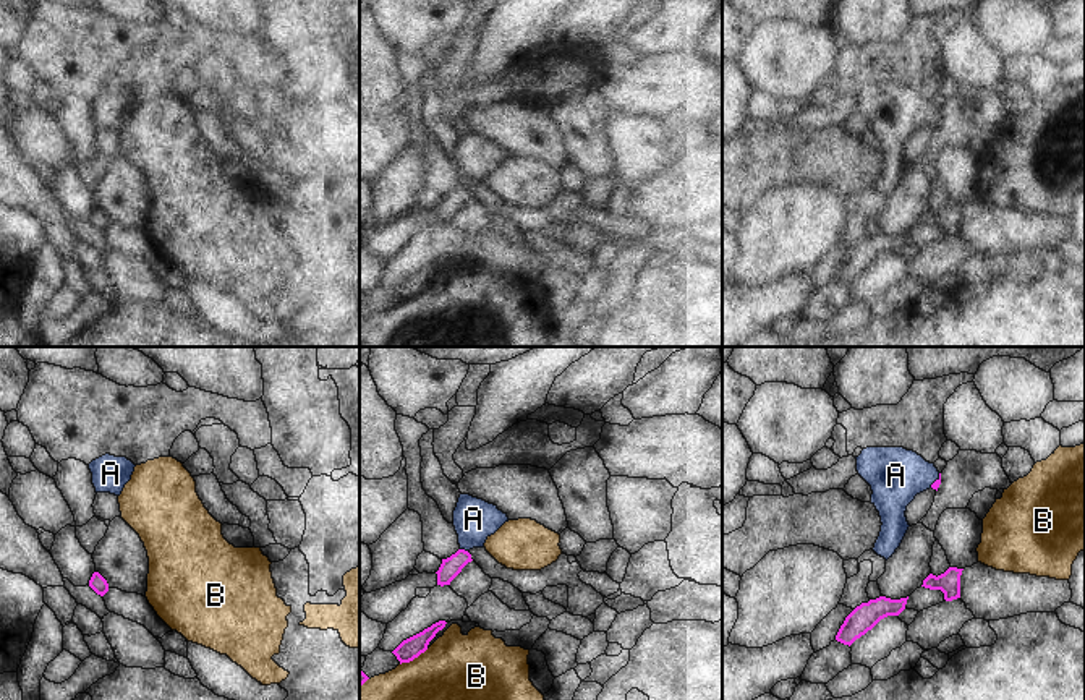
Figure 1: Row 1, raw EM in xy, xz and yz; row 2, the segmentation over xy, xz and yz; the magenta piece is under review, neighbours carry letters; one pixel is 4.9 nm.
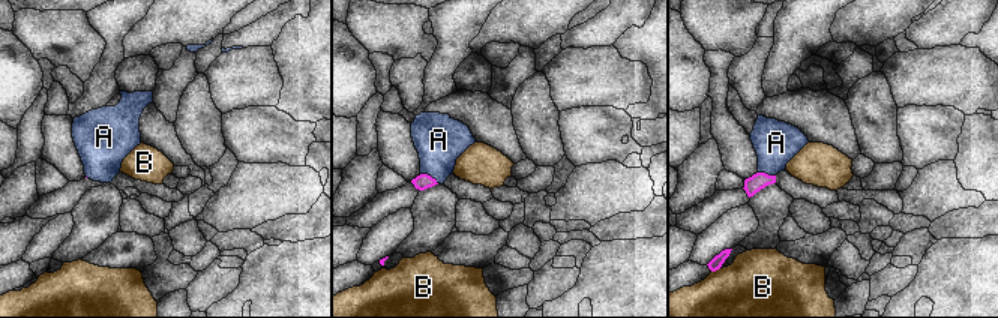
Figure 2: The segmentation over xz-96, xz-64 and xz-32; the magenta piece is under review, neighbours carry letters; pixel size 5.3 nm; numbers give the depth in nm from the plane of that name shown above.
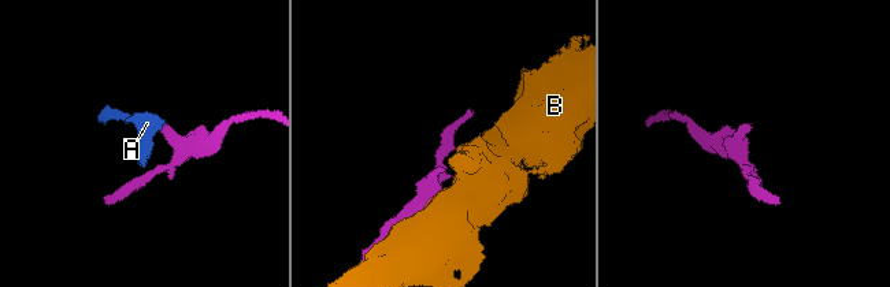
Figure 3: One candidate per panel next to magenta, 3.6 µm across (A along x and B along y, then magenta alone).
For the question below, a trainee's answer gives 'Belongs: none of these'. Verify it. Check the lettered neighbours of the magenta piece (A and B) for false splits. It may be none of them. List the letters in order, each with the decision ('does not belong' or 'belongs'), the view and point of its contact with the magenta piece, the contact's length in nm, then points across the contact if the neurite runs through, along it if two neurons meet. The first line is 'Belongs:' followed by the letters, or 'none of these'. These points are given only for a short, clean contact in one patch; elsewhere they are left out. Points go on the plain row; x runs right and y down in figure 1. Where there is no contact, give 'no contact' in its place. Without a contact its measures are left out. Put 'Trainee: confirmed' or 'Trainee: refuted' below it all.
Belongs: A
A: belongs | xz (463, 187) | 40 nm | across xz (451, 204), (463, 187), (473, 169), (473, 156)
B: does not belong | xz (413, 295) | 170 nm
Trainee: refuted

